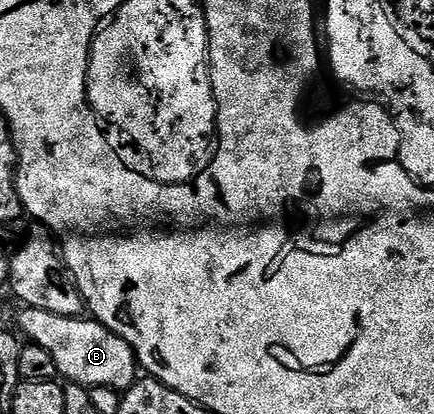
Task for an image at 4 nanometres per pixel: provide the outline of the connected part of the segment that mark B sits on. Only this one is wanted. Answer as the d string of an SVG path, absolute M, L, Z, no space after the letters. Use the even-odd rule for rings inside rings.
M23 307L20 310L19 327L32 343L41 345L57 361L57 369L64 380L80 383L82 387L112 387L120 393L132 387L141 368L135 358L135 350L124 339L117 337L105 325L91 317L70 319L45 309Z

